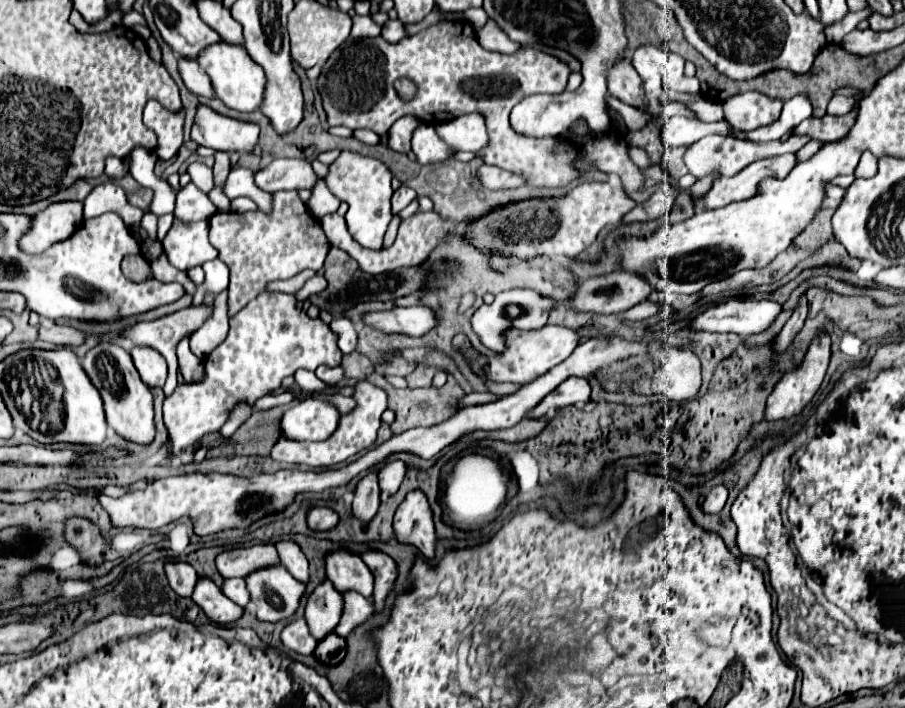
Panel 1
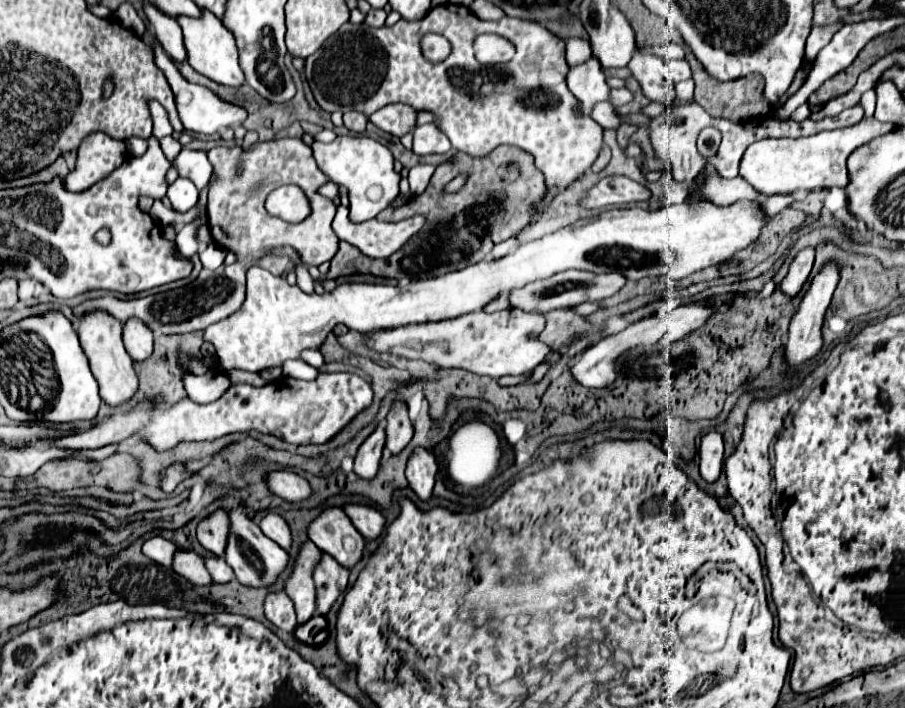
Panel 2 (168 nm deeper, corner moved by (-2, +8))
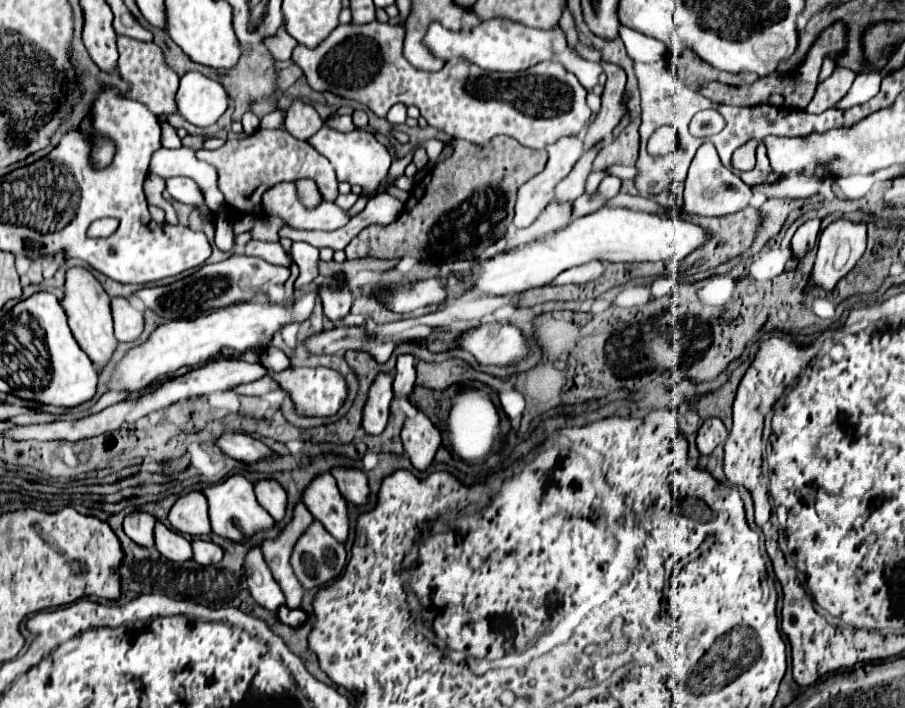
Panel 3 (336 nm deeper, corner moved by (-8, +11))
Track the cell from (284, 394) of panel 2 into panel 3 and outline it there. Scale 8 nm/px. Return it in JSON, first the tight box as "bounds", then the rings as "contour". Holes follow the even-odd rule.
{"bounds":[272,367,348,417],"contour":[[[290,367],[282,373],[276,373],[272,377],[280,389],[292,399],[294,411],[302,417],[332,417],[340,411],[348,397],[348,383],[346,379],[336,371],[328,367]]]}

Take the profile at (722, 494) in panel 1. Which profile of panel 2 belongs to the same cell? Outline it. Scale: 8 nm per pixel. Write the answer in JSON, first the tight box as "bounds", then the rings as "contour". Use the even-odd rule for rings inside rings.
{"bounds":[698,430,724,482],"contour":[[[712,430],[702,436],[698,446],[698,456],[700,456],[702,478],[714,482],[722,474],[722,460],[724,460],[724,444],[720,432]]]}

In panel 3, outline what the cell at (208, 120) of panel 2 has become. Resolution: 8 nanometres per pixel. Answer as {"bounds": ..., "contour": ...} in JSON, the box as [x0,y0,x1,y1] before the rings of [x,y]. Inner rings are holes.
{"bounds":[176,73,228,127],"contour":[[[186,73],[176,93],[178,113],[198,127],[214,125],[228,109],[228,91],[216,79],[202,73]]]}

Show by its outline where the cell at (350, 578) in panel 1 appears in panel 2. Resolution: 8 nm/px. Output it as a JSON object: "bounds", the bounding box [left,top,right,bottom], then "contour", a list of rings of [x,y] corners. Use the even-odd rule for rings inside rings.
{"bounds":[308,506,364,568],"contour":[[[340,506],[324,508],[308,524],[308,536],[320,550],[332,554],[346,568],[352,568],[362,558],[364,536]]]}

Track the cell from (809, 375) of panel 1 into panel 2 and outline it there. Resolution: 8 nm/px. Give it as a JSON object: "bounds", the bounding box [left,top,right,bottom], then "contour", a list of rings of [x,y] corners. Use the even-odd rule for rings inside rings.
{"bounds":[786,262,840,364],"contour":[[[826,262],[820,268],[820,272],[812,278],[810,288],[804,292],[798,310],[794,312],[794,316],[790,320],[790,336],[788,336],[788,342],[786,342],[786,360],[790,364],[802,364],[804,360],[810,360],[810,358],[814,358],[820,352],[820,348],[822,348],[824,314],[826,314],[826,308],[830,306],[832,292],[836,290],[838,280],[840,280],[840,266],[834,264],[834,262]]]}

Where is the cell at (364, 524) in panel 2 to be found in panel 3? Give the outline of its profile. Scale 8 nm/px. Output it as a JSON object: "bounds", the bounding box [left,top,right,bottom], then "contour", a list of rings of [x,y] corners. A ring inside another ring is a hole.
{"bounds":[332,469,370,505],"contour":[[[332,469],[332,475],[338,481],[340,493],[354,505],[370,505],[370,487],[368,479],[360,469]]]}

